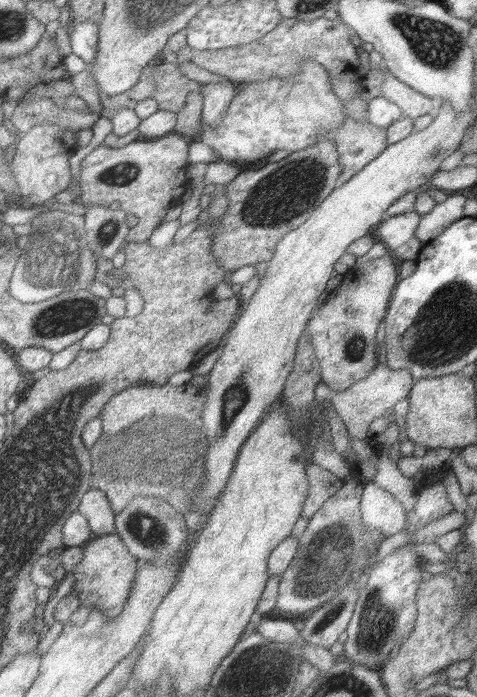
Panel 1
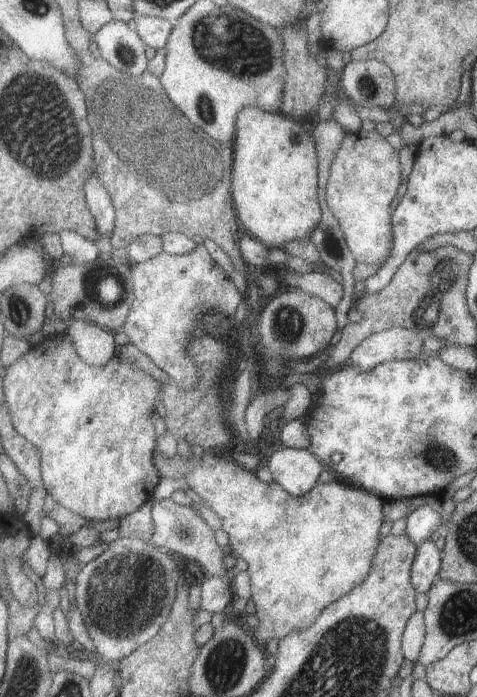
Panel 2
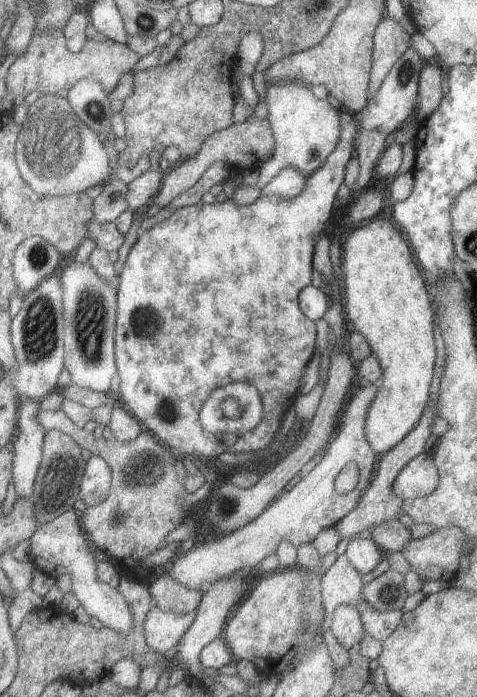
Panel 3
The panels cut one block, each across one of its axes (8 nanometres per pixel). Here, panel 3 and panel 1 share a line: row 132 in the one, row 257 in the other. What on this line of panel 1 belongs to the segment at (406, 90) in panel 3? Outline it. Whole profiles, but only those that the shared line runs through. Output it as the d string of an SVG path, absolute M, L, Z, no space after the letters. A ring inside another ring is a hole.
M387 254L385 258L379 258L375 262L363 262L359 268L351 268L343 274L343 282L329 290L329 300L321 306L317 306L307 322L305 334L309 334L313 350L321 364L321 382L325 382L331 390L347 390L355 382L367 378L377 370L377 342L375 342L375 330L379 322L383 322L389 300L393 296L395 286L399 284L399 262L393 260L393 254Z

